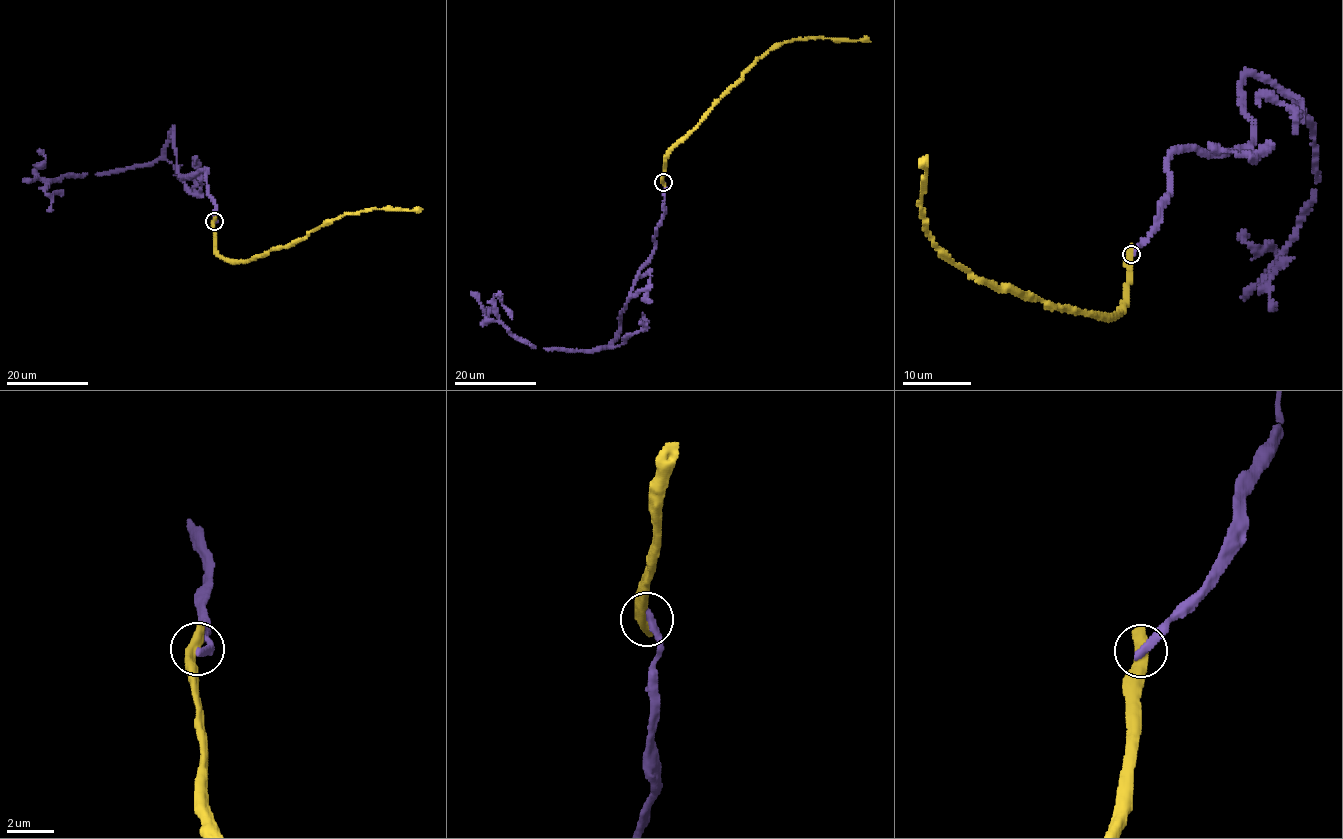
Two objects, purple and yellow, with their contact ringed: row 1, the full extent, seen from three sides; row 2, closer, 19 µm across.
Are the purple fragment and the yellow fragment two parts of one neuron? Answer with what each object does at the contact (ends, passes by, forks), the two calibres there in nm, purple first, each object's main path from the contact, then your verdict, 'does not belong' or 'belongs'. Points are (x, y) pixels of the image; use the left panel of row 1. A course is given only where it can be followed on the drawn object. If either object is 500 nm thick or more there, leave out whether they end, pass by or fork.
360 nm thick on the purple side, 650 nm on the other; purple runs (214, 221), (207, 171), (179, 174), (173, 129), (154, 162), (50, 181), (46, 193), (63, 194); yellow runs (214, 221), (216, 255), (248, 260), (291, 244), (346, 214), (378, 208), (423, 209); does not belong

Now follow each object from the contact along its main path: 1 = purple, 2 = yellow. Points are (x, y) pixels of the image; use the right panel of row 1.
1: (1130, 253), (1171, 155), (1251, 141), (1256, 73), (1306, 114), (1317, 184), (1262, 288), (1295, 256)
2: (1130, 253), (1127, 304), (1110, 316), (981, 282), (927, 233), (920, 198), (926, 156)

